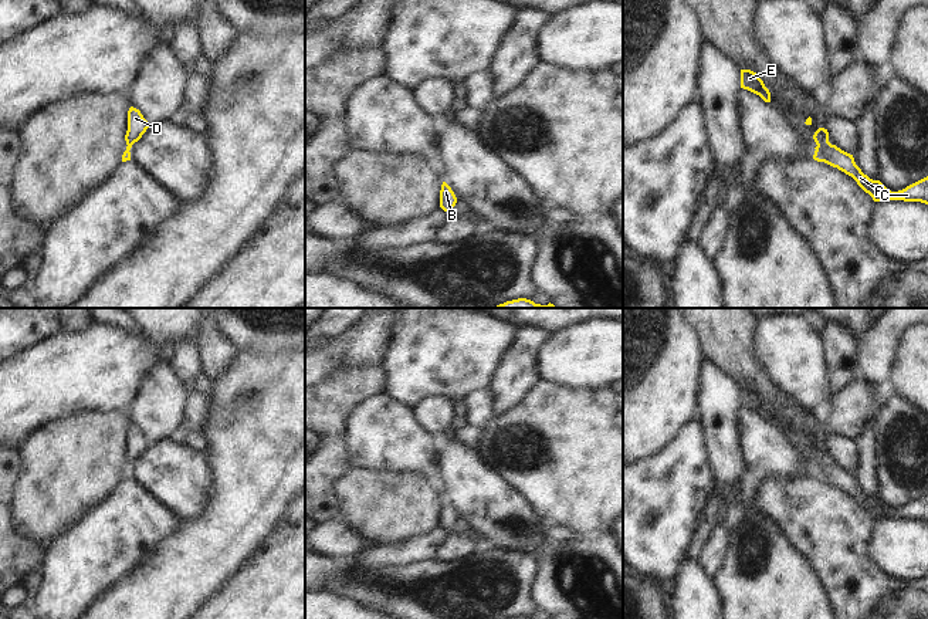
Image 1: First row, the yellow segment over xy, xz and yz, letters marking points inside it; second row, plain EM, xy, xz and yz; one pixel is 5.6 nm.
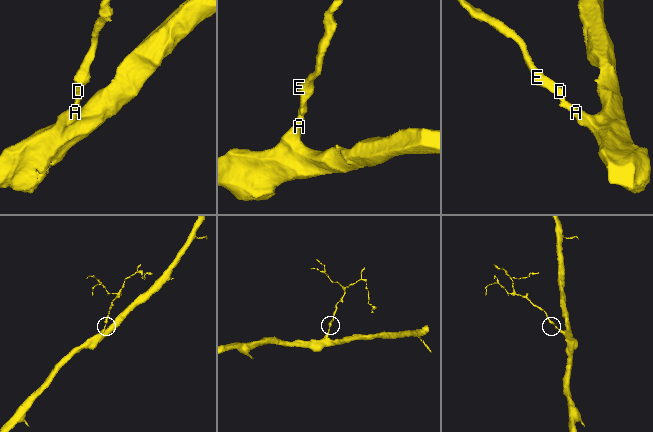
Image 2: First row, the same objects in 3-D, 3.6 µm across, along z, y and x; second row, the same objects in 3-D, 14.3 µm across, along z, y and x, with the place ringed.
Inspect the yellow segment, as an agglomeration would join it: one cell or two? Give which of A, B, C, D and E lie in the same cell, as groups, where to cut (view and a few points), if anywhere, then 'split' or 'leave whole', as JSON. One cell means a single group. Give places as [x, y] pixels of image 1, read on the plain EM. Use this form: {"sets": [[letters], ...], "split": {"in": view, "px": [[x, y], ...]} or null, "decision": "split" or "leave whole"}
{"sets": [["A", "B", "C", "D", "E"]], "split": null, "decision": "leave whole"}

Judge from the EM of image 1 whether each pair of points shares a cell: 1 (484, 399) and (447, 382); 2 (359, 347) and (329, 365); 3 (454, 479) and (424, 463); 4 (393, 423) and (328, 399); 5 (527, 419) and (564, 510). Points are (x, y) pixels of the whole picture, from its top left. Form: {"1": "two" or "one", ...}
{"1": "two", "2": "one", "3": "two", "4": "two", "5": "one"}

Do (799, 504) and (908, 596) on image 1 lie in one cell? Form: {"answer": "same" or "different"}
{"answer": "same"}

